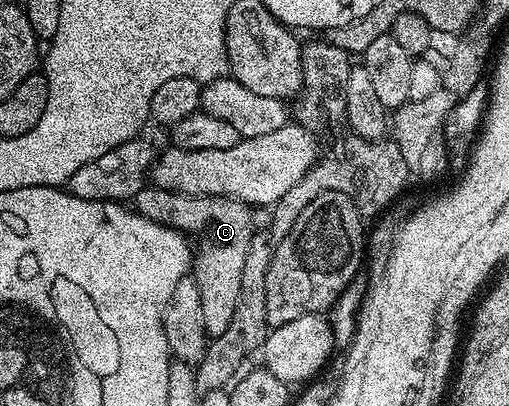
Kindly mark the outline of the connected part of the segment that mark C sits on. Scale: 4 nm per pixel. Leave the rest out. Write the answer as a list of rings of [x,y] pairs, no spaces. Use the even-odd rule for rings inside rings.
[[[154,184],[144,186],[141,192],[135,194],[133,206],[138,214],[157,224],[180,230],[188,236],[199,234],[199,246],[197,242],[197,249],[193,254],[193,277],[201,292],[201,313],[205,315],[208,335],[225,332],[225,328],[229,328],[229,320],[233,320],[233,311],[237,309],[237,292],[241,292],[241,267],[245,264],[245,252],[249,252],[249,240],[253,233],[252,207],[235,198],[214,198],[208,194],[178,194],[172,190],[162,190]]]

